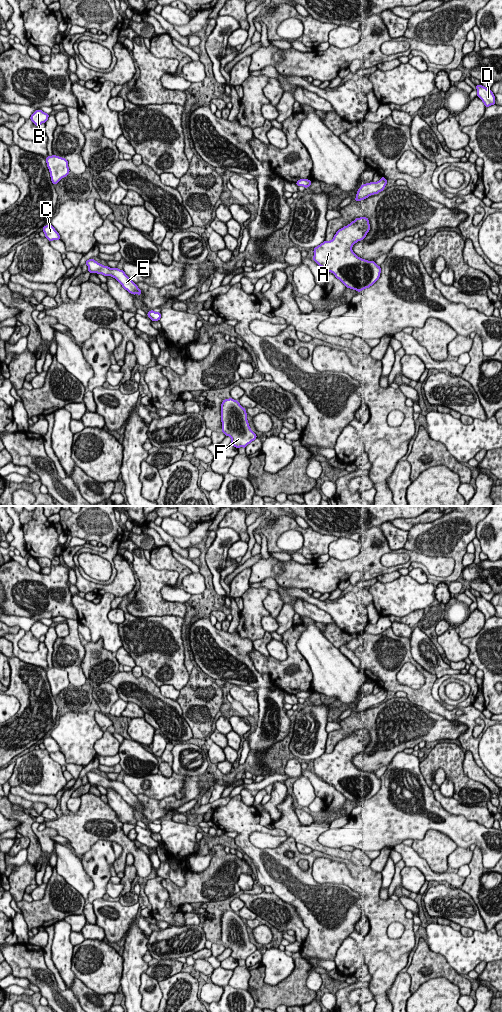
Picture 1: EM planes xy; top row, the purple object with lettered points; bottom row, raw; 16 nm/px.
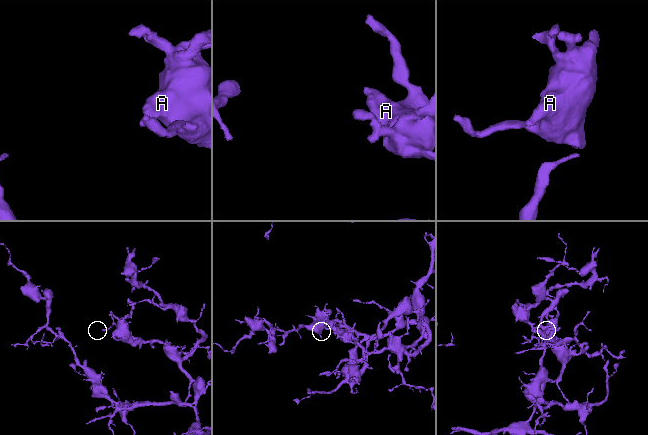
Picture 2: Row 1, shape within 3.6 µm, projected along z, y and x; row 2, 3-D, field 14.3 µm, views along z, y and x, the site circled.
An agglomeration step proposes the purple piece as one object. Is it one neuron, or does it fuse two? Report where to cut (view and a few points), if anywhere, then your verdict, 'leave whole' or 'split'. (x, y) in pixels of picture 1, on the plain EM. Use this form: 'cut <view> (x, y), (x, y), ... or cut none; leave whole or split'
cut none; leave whole

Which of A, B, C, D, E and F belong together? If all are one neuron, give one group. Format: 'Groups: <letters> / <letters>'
Groups: A B C D E F

